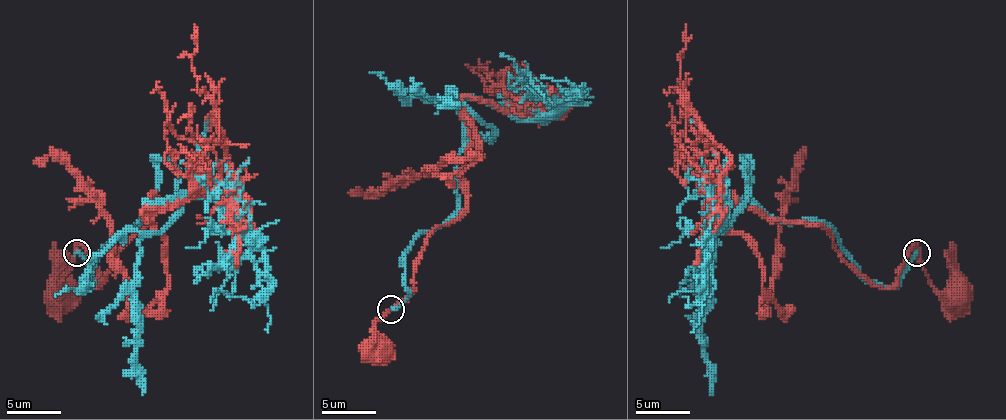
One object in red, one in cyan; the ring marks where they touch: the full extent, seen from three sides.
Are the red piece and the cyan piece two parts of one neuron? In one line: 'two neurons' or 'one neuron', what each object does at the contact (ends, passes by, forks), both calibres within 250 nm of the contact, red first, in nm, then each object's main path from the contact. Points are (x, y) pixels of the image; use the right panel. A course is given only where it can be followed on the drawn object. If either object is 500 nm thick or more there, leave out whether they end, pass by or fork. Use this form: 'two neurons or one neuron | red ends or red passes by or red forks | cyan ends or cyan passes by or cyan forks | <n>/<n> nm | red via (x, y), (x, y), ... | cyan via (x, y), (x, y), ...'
two neurons | red passes by | cyan ends | 240/280 nm | red via (917, 250), (879, 289), (814, 223), (732, 207), (726, 226), (762, 269), (759, 305), (800, 163) | cyan via (917, 253), (898, 283), (868, 283), (819, 220), (773, 218), (740, 160), (745, 204), (713, 237), (713, 395)

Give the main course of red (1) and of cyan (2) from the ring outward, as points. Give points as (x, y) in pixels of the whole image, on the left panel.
1: (77, 250), (99, 289), (156, 207), (161, 305), (129, 299), (101, 201), (61, 160), (33, 163)
2: (77, 253), (93, 283), (167, 160), (178, 212), (134, 267), (142, 395)

